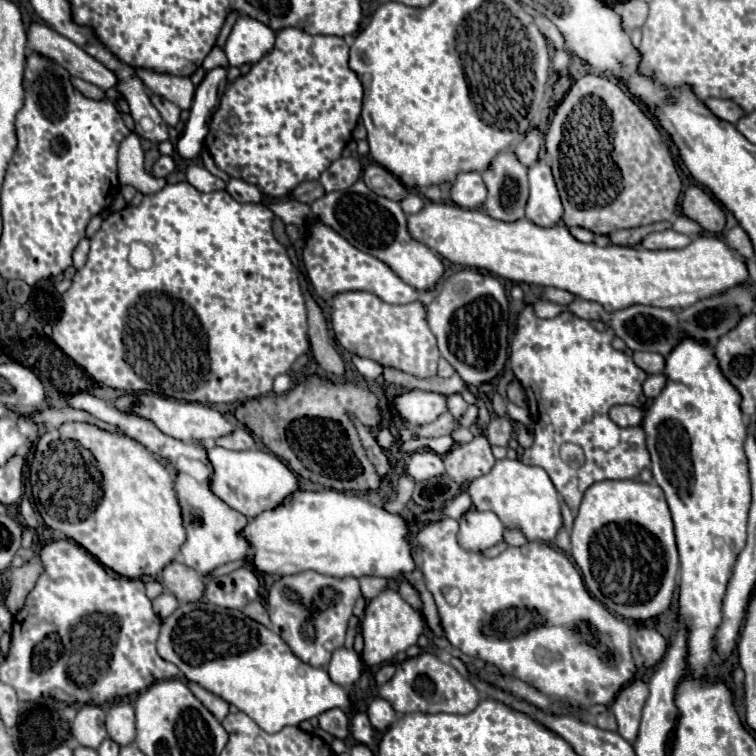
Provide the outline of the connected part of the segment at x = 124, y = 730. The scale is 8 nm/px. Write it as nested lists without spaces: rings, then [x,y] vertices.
[[[114,702],[108,708],[106,714],[106,730],[108,736],[120,744],[120,746],[128,746],[132,744],[134,736],[136,736],[136,720],[134,720],[134,706],[130,702]]]

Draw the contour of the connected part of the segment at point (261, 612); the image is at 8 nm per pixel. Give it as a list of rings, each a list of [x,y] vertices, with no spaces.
[[[252,602],[252,604],[248,604],[248,606],[244,608],[244,614],[246,614],[248,618],[252,618],[252,620],[264,624],[264,626],[270,626],[268,612],[266,612],[266,608],[264,608],[260,602]]]

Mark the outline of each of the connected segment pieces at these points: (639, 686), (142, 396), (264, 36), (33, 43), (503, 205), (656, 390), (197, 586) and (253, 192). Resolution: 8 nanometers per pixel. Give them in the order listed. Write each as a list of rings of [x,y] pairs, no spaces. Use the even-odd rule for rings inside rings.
[[[634,680],[620,690],[614,700],[612,712],[618,720],[618,734],[628,742],[634,742],[640,728],[640,714],[648,698],[648,686],[642,680]]]
[[[138,392],[138,394],[124,394],[120,396],[114,406],[118,410],[124,412],[134,412],[142,418],[152,420],[164,434],[178,438],[182,442],[204,442],[204,440],[212,440],[212,438],[220,438],[220,436],[228,436],[232,434],[234,426],[214,408],[198,404],[198,402],[184,402],[184,400],[170,400],[152,392]]]
[[[240,16],[234,24],[228,40],[226,40],[226,56],[230,66],[240,68],[244,64],[256,64],[260,56],[266,56],[272,52],[272,44],[276,40],[276,34],[264,26],[262,22],[256,22],[248,16]]]
[[[36,22],[28,28],[28,50],[48,56],[50,60],[64,66],[72,76],[92,82],[102,90],[116,88],[118,84],[118,76],[112,70],[104,68],[104,64],[46,24]]]
[[[512,150],[500,152],[490,168],[482,172],[482,180],[488,188],[484,210],[488,216],[504,222],[522,220],[524,206],[528,202],[528,178],[526,166],[522,166]]]
[[[652,374],[646,378],[646,382],[642,384],[642,390],[644,390],[644,396],[646,398],[656,398],[660,394],[664,386],[664,374]]]
[[[176,560],[162,570],[162,584],[170,594],[176,596],[180,604],[196,602],[204,594],[204,578],[196,570]]]
[[[230,178],[226,184],[226,192],[238,202],[260,202],[262,200],[260,190],[240,178]]]

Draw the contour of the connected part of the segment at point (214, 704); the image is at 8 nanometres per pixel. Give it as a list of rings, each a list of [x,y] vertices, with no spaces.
[[[188,682],[188,688],[192,688],[192,694],[194,694],[218,720],[224,720],[224,716],[228,714],[228,706],[230,706],[226,700],[222,700],[220,696],[208,692],[206,688],[202,688],[202,686],[196,684],[196,682]]]

